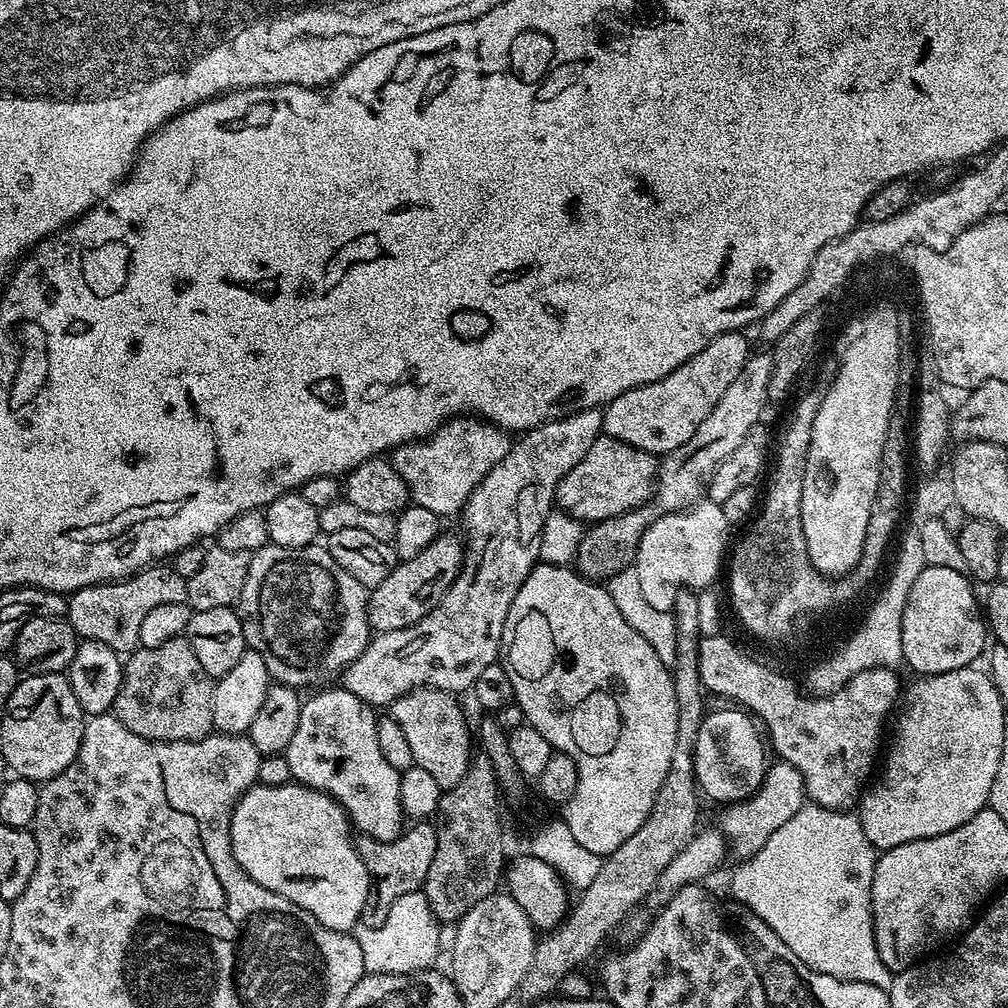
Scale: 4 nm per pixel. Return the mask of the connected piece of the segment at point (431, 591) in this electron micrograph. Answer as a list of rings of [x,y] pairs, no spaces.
[[[441,534],[434,538],[434,542],[430,542],[430,546],[426,546],[426,550],[422,550],[422,554],[418,554],[409,560],[400,560],[388,577],[382,578],[382,582],[377,588],[371,589],[368,597],[369,629],[376,634],[389,632],[390,630],[402,630],[406,626],[416,624],[422,618],[426,618],[426,614],[430,614],[436,609],[440,597],[444,595],[448,585],[455,582],[456,577],[459,576],[465,555],[466,548],[461,537],[459,540],[456,536]]]

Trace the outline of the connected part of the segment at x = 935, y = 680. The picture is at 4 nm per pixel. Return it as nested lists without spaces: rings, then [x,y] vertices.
[[[969,666],[960,669],[950,670],[946,673],[936,675],[925,675],[917,679],[917,684],[907,685],[906,695],[902,700],[902,707],[899,709],[896,720],[896,741],[892,744],[892,749],[888,752],[888,757],[883,757],[882,768],[884,764],[884,773],[880,776],[880,781],[876,785],[873,783],[861,795],[858,805],[858,819],[866,838],[871,842],[872,847],[877,850],[887,850],[894,846],[902,846],[906,842],[915,840],[928,840],[932,836],[941,836],[974,818],[974,814],[981,812],[986,807],[990,786],[994,786],[994,774],[998,774],[998,762],[1002,758],[1002,738],[1006,735],[1004,728],[1004,712],[1006,706],[1000,699],[1000,691],[997,690],[996,684],[987,671],[979,672],[976,666]]]

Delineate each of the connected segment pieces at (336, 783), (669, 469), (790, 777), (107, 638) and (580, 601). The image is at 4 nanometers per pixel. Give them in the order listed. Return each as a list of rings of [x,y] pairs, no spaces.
[[[343,686],[320,692],[309,700],[307,697],[302,703],[298,730],[294,733],[286,755],[293,781],[331,796],[344,809],[349,821],[355,827],[356,824],[360,827],[359,831],[363,835],[373,836],[375,840],[395,840],[406,824],[404,807],[400,801],[401,772],[394,770],[394,766],[390,766],[390,762],[386,762],[386,757],[382,755],[382,749],[378,746],[377,719],[378,712],[373,705],[350,694]]]
[[[764,351],[757,356],[756,353],[749,355],[742,374],[730,382],[730,390],[726,390],[718,406],[710,410],[706,422],[694,430],[694,438],[690,438],[690,442],[682,442],[678,450],[667,453],[659,461],[654,504],[660,507],[661,513],[684,512],[703,501],[714,470],[718,470],[718,466],[726,462],[726,458],[730,458],[730,454],[734,454],[734,450],[738,450],[738,446],[742,446],[742,442],[746,442],[746,438],[757,431],[756,423],[768,404],[772,369],[772,353]]]
[[[776,762],[776,765],[773,763],[764,773],[760,788],[752,796],[736,803],[729,803],[723,809],[725,812],[720,816],[718,831],[727,841],[727,847],[732,856],[734,854],[740,856],[736,858],[747,858],[753,856],[758,850],[762,850],[770,834],[774,834],[778,826],[790,822],[790,818],[794,818],[794,814],[798,814],[798,810],[803,808],[805,803],[802,774],[798,774],[794,766]]]
[[[160,562],[153,563],[147,568],[142,568],[127,576],[125,580],[113,580],[107,584],[91,584],[85,588],[79,588],[77,592],[68,596],[68,625],[76,631],[81,641],[93,640],[110,646],[115,652],[128,654],[139,645],[138,633],[150,610],[155,610],[163,604],[187,604],[188,603],[188,581],[176,573],[172,566],[166,566]]]
[[[537,563],[522,582],[518,594],[514,594],[514,602],[510,602],[510,614],[506,614],[506,626],[500,639],[500,656],[506,675],[510,677],[510,686],[514,686],[514,703],[522,706],[526,724],[538,730],[555,751],[570,754],[578,766],[578,790],[574,790],[574,798],[563,805],[564,823],[570,826],[570,834],[574,834],[579,844],[604,858],[622,846],[622,842],[626,842],[626,838],[630,838],[630,834],[634,834],[634,830],[646,822],[646,814],[650,814],[650,806],[654,806],[658,786],[662,786],[662,778],[666,778],[666,770],[670,770],[670,758],[674,754],[676,741],[676,695],[669,665],[662,663],[658,654],[654,654],[650,642],[646,642],[646,638],[642,638],[642,634],[638,634],[638,630],[634,630],[634,626],[622,618],[622,614],[618,614],[618,606],[614,606],[614,598],[610,598],[607,587],[586,580],[579,571],[572,569],[571,572],[570,569],[563,564]]]

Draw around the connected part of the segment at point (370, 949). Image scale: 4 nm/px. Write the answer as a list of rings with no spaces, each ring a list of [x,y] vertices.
[[[423,891],[402,894],[394,906],[390,906],[390,914],[379,921],[376,928],[355,929],[354,935],[358,946],[362,948],[362,962],[365,973],[368,974],[402,974],[428,970],[433,967],[436,955],[441,955],[438,946],[438,934],[441,925],[433,916],[430,906],[426,902]]]

